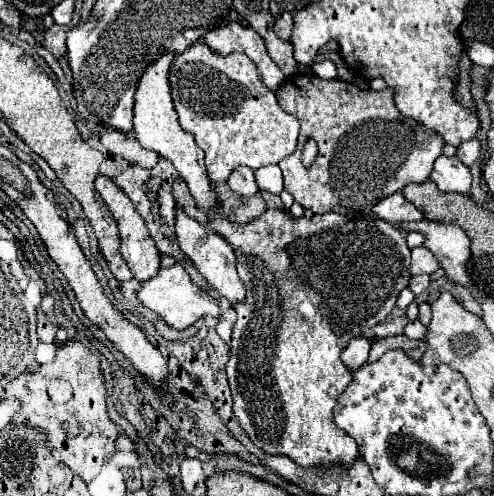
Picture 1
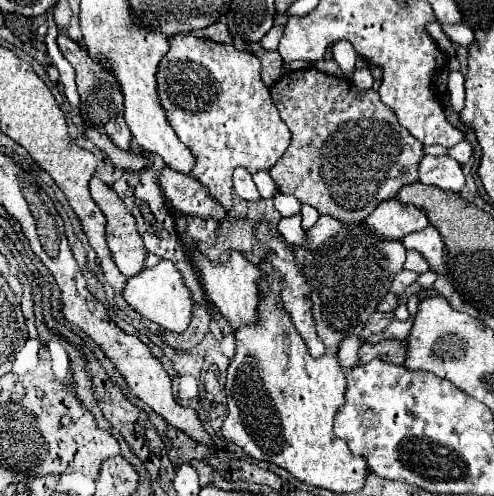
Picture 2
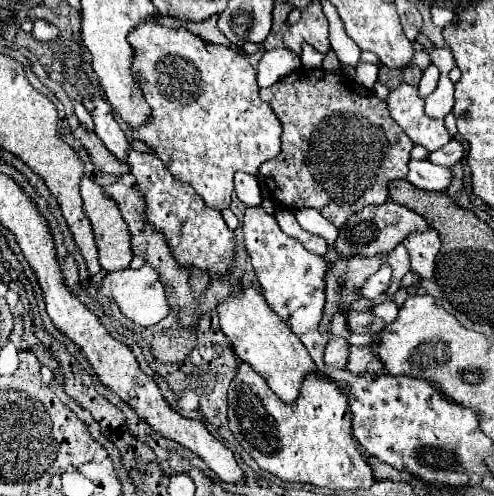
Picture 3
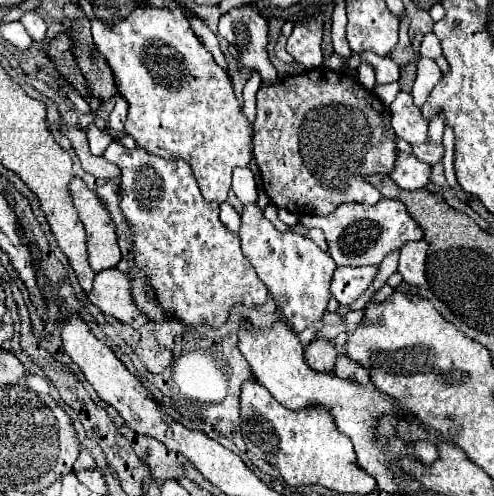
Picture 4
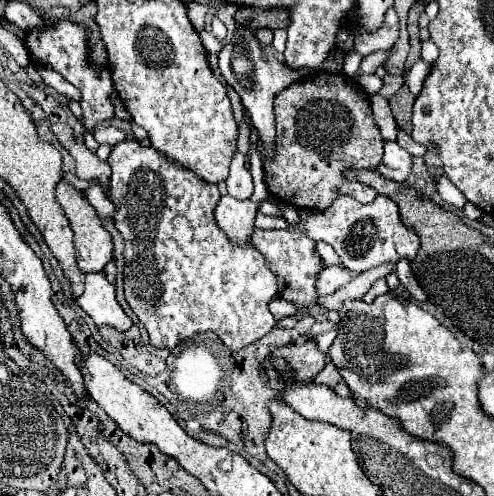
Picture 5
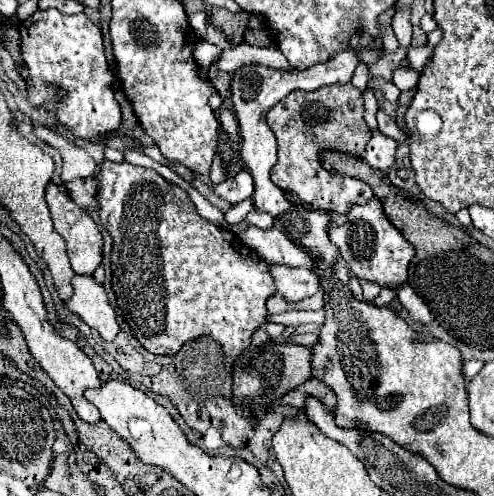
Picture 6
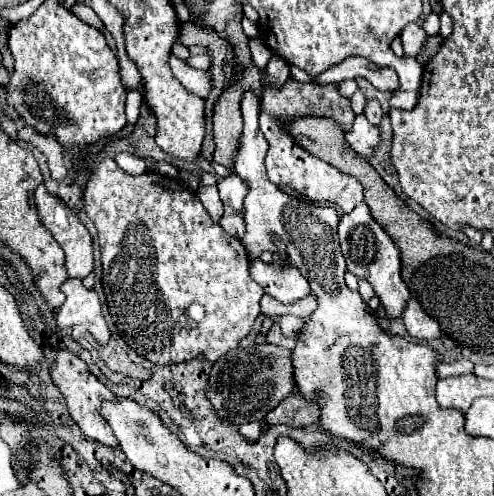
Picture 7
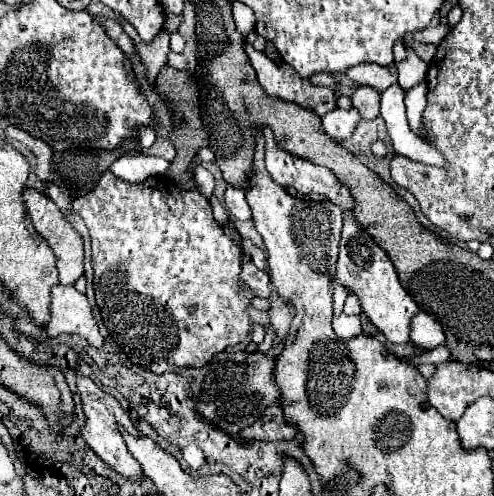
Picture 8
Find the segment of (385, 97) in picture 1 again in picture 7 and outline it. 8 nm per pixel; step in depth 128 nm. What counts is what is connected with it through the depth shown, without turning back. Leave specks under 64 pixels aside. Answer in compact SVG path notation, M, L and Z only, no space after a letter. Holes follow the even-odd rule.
M288 80L288 84L280 90L266 88L262 94L262 112L260 112L260 130L264 132L270 150L266 154L266 170L270 182L276 186L288 186L294 192L310 198L312 202L332 202L340 206L346 214L352 212L358 204L364 202L364 188L358 178L344 174L326 162L308 154L286 130L286 124L292 120L306 118L306 116L324 116L332 118L340 124L344 132L352 130L356 114L350 108L350 98L344 98L336 84L300 84L296 80Z

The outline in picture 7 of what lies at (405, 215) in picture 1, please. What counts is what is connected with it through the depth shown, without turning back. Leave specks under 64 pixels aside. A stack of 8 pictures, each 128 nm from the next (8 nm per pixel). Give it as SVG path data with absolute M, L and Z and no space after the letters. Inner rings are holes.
M366 202L356 206L354 212L342 216L342 220L338 224L338 236L340 236L340 246L344 252L348 270L356 278L364 278L372 284L376 296L380 296L380 302L386 308L386 314L390 318L400 318L402 308L404 308L406 300L410 298L410 292L400 276L400 270L402 270L400 250L394 244L394 240L388 236L388 232L372 218ZM226 214L226 216L222 216L220 226L224 228L224 232L226 232L226 234L238 239L243 238L243 233L245 232L243 214L236 214L232 216L228 216L228 214Z

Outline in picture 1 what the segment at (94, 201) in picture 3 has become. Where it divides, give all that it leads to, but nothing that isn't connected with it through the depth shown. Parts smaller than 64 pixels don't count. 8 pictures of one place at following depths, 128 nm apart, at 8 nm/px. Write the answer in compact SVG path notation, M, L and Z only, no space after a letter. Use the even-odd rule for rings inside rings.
M98 176L96 178L96 190L100 192L100 196L104 198L104 202L108 204L108 208L110 208L110 212L112 212L112 216L116 218L116 222L118 222L118 230L120 230L120 252L122 252L122 256L124 256L124 260L128 262L128 266L132 268L132 272L134 272L134 276L138 278L138 280L150 280L152 276L156 276L156 272L160 270L160 252L156 250L156 244L152 242L152 236L148 234L148 228L146 228L146 222L142 220L142 216L136 212L136 208L134 208L134 204L128 200L128 196L116 186L116 182L112 180L112 178L108 178L108 176Z

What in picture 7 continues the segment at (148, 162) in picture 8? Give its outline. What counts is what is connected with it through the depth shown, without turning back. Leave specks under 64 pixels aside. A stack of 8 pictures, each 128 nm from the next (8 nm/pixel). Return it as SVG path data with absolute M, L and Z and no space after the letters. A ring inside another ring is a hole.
M118 152L114 160L128 174L144 174L148 170L148 164L144 160L140 160L138 156L128 154L128 152Z

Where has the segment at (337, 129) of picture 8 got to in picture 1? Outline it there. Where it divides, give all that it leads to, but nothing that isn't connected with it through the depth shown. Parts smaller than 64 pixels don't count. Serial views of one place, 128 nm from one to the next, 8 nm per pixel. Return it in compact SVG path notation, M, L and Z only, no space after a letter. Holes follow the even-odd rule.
M440 156L434 164L432 182L436 182L436 186L442 192L458 192L458 194L468 194L470 186L472 186L472 174L470 168L460 164L460 160L448 158L448 156Z

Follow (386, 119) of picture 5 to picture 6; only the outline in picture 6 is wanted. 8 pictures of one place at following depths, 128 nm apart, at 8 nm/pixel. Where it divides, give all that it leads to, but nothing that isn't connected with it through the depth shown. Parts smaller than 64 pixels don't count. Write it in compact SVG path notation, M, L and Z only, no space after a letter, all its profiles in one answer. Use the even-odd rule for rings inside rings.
M364 90L364 106L366 106L366 124L370 126L370 130L378 130L376 112L380 110L380 106L378 106L378 100L372 90Z

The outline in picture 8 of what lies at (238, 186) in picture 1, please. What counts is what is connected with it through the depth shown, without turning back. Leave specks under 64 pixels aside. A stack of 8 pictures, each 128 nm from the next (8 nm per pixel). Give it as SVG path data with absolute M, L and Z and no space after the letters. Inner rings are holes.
M228 186L224 192L224 206L230 212L230 216L238 220L250 220L250 206L244 198L244 188Z

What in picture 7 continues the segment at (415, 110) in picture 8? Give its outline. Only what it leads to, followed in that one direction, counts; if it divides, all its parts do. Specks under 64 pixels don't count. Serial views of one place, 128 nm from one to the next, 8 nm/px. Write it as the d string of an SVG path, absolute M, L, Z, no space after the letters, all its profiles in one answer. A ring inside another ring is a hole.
M396 90L390 98L390 108L402 108L402 110L412 110L418 102L418 92L400 92Z

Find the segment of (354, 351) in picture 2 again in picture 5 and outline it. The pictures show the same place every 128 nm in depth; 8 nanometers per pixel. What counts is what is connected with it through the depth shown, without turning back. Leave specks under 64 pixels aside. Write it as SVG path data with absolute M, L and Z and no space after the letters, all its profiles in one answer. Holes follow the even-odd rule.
M306 340L300 346L298 344L282 346L272 350L270 354L286 358L290 368L294 370L296 380L312 380L326 366L326 354L318 350L314 340Z

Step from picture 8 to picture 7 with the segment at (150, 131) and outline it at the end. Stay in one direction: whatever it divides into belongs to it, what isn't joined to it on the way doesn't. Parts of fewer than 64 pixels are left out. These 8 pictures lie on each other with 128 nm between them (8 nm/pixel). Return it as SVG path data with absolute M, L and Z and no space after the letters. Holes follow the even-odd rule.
M128 89L125 103L125 113L129 124L134 124L138 121L142 101L143 96L141 93L138 93L138 91L134 89Z

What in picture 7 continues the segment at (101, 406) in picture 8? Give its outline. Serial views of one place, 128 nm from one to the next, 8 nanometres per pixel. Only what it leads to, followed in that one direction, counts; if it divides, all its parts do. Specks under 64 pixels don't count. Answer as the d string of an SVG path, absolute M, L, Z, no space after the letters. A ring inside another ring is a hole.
M60 348L60 350L56 350L56 360L54 360L52 368L50 368L50 376L52 376L54 384L58 386L58 390L62 392L62 396L66 398L66 402L68 402L68 412L70 412L72 420L80 426L80 430L82 430L88 438L98 440L98 442L102 442L102 444L106 444L106 446L118 446L118 444L116 444L116 438L112 436L110 424L98 414L98 404L100 404L102 400L114 400L114 394L88 370L86 362L80 360L74 352Z

